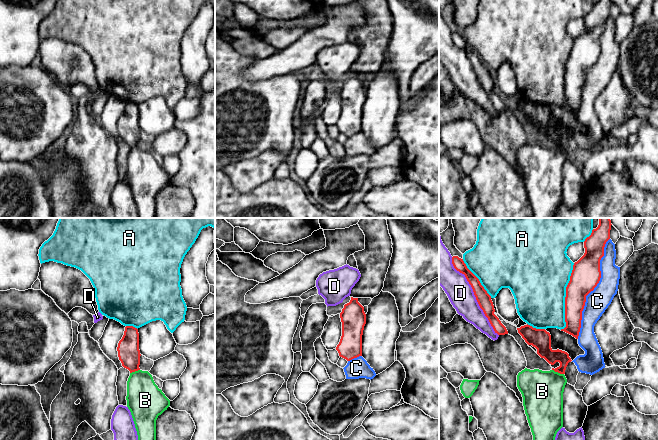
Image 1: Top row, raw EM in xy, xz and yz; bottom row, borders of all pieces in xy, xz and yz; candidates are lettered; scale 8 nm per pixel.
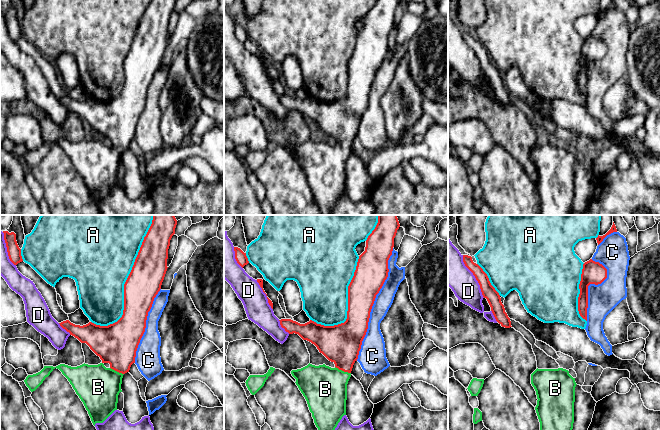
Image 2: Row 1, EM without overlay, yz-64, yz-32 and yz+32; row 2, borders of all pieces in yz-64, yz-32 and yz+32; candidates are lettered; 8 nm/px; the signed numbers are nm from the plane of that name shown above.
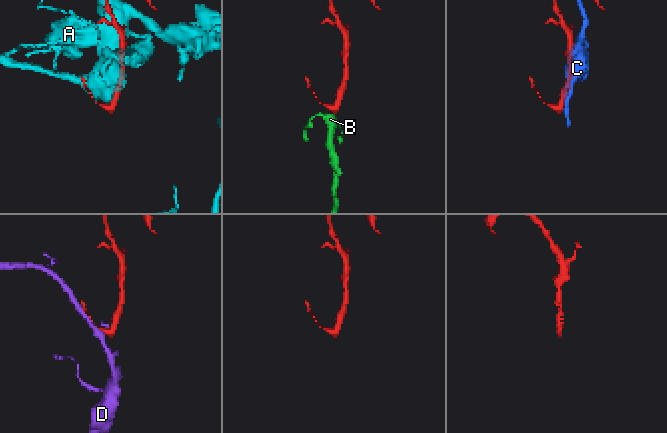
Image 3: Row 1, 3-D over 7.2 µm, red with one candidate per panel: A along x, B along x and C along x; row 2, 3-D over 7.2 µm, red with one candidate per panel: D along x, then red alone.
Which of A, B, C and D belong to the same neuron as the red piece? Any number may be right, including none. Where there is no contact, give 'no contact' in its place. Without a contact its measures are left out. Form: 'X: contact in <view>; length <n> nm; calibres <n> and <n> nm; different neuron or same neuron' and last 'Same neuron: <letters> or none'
A: contact in yz; length 550 nm; calibres 240 and 460 nm; different neuron
B: contact in yz; length 100 nm; calibres 130 and 340 nm; same neuron
C: contact in yz; length 850 nm; calibres 240 and 190 nm; different neuron
D: contact in yz; length 750 nm; calibres 110 and 200 nm; different neuron
Same neuron: B

